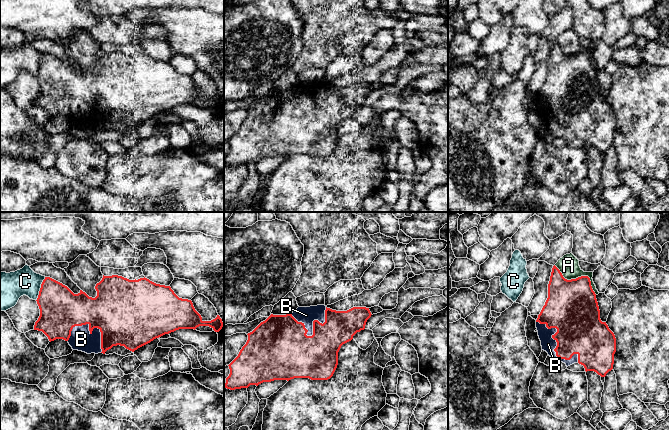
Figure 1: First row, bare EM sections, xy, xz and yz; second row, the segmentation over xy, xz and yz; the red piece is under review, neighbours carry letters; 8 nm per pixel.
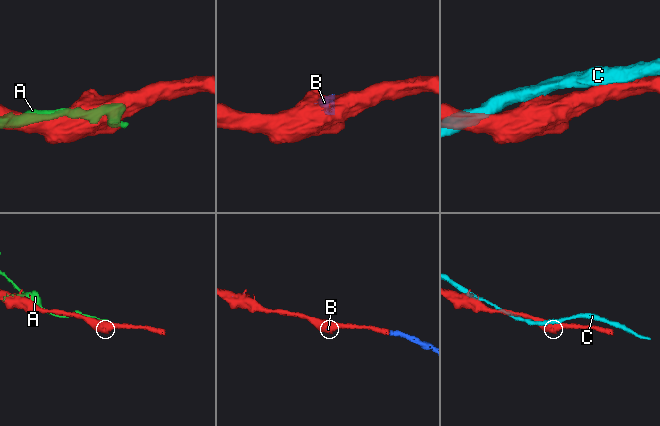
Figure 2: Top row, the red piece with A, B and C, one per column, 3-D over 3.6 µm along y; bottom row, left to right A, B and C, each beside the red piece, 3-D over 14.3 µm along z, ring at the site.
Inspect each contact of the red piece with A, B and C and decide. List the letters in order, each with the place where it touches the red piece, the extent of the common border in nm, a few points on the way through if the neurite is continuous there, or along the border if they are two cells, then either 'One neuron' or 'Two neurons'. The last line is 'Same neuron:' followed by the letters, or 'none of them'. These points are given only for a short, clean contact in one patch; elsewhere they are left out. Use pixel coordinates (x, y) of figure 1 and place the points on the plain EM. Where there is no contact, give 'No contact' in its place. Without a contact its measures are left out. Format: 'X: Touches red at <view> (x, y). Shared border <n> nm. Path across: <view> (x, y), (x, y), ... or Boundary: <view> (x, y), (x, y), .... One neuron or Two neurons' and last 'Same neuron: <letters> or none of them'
A: Touches red at yz (579, 53). Shared border 420 nm. Two neurons
B: Touches red at yz (556, 122). Shared border 480 nm. One neuron
C: Touches red at xy (40, 65). Shared border 200 nm. Two neurons
Same neuron: B

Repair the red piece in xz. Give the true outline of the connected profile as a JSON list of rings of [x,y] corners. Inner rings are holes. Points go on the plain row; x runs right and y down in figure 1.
[[[325,81],[298,83],[292,90],[273,91],[261,98],[252,108],[238,132],[228,141],[230,150],[224,164],[235,166],[248,164],[263,158],[309,154],[330,155],[338,141],[341,122],[365,105],[371,93],[369,84],[353,83],[336,87]]]

